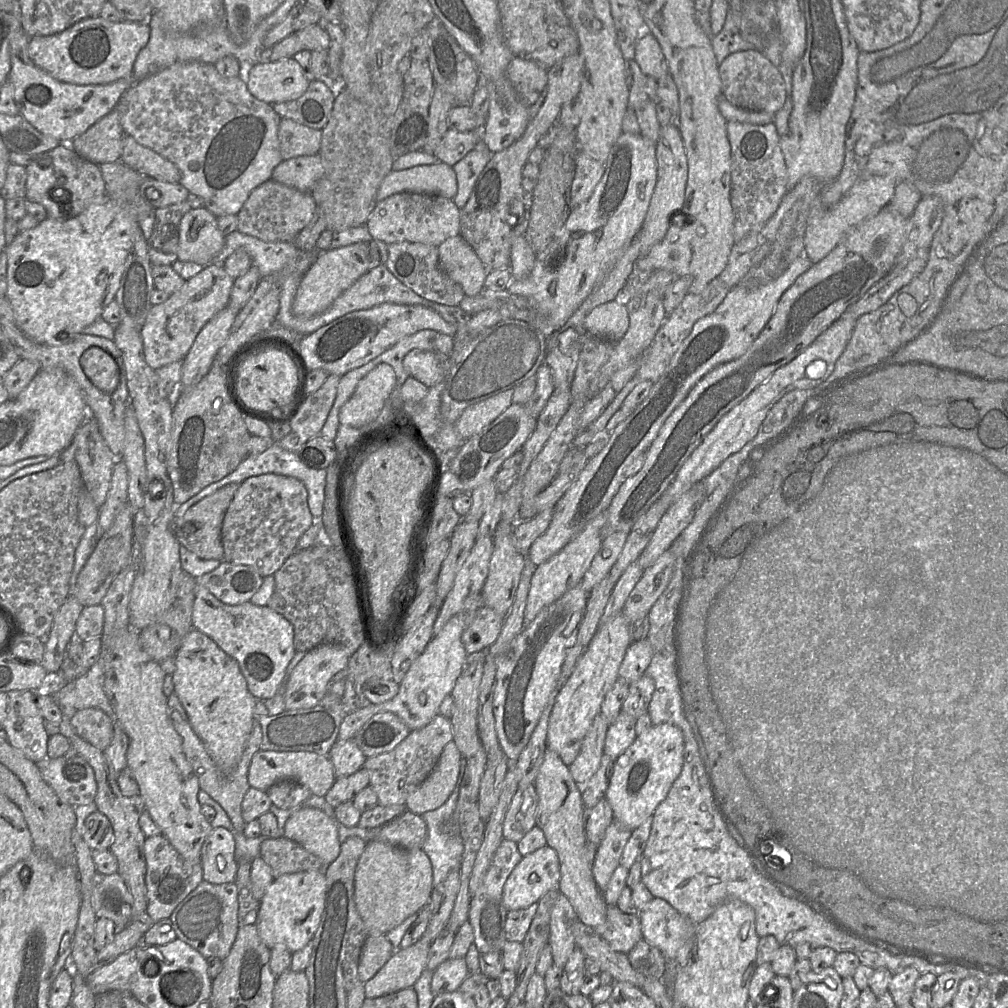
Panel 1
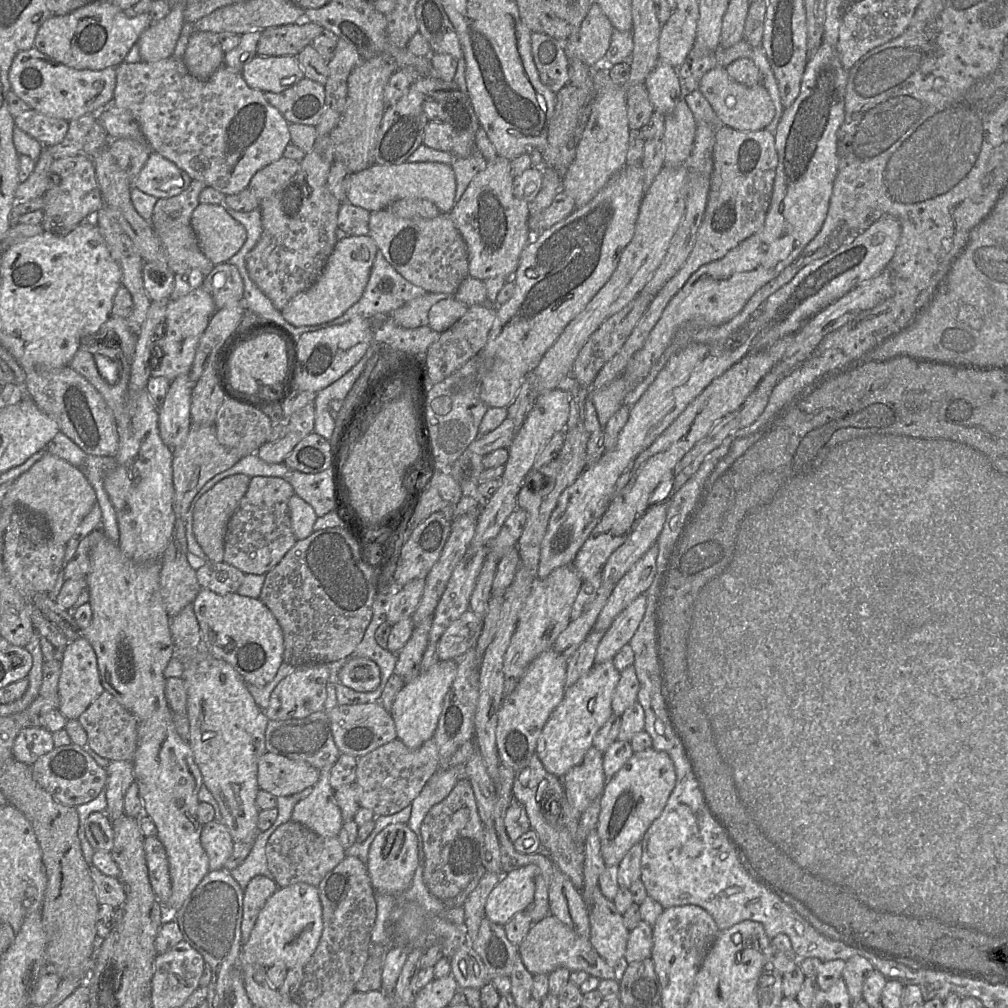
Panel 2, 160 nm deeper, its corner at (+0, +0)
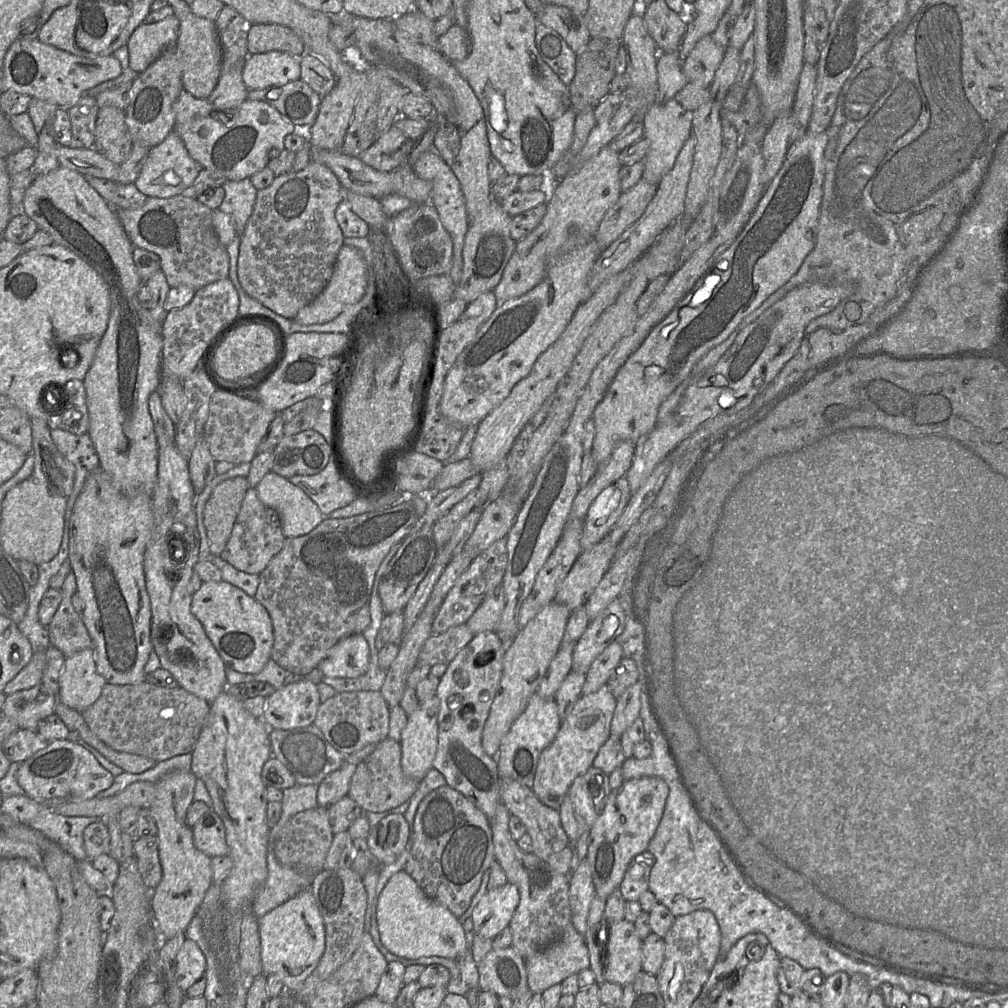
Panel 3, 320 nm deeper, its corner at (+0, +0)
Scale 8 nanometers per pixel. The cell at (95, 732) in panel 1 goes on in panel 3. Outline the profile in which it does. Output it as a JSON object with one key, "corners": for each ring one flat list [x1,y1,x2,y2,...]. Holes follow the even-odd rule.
{"corners":[[146,679,138,684,106,683,97,701,81,714,89,729,109,747,119,752,144,756,159,763,174,756,192,754,209,710,210,704,207,701,180,686,161,687]]}

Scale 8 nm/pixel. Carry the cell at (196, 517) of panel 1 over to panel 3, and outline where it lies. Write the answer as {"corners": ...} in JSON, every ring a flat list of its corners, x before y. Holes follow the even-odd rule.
{"corners":[[236,476,219,483,204,507,204,525,210,553,220,556,249,489,247,477]]}

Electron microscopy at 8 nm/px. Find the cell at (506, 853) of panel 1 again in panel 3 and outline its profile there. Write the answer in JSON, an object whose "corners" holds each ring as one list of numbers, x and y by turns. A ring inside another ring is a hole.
{"corners":[[512,947,492,948,478,964,479,989,512,1000,529,989,526,960]]}

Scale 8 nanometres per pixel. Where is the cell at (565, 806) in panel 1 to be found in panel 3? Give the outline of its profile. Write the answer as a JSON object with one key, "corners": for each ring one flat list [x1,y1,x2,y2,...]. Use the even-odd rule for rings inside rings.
{"corners":[[623,919,608,923,607,961,603,966,605,981,624,986,642,970,642,940,634,922]]}

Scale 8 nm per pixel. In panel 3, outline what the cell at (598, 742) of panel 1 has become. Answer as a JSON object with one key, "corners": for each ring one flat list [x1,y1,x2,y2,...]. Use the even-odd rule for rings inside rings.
{"corners":[[594,766,573,781,559,809,562,826,572,843,576,842,584,832,591,831,603,812,611,792,609,775],[592,783,597,785,593,789]]}

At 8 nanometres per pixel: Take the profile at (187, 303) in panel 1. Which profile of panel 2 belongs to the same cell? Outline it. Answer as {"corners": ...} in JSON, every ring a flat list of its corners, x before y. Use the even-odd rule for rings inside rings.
{"corners":[[199,287,178,300,168,300,164,333,157,339,150,358,151,377,162,376,171,382,191,370,199,340,217,311,212,296]]}

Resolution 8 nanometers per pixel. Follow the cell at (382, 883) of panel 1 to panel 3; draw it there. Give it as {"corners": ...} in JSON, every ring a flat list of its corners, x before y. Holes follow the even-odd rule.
{"corners":[[390,814,370,828,367,843,381,865,392,864,406,846,409,825,402,814]]}

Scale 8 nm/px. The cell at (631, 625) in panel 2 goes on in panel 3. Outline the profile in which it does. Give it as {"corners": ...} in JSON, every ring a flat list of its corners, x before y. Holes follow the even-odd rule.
{"corners":[[613,640,591,664,586,674,582,695,595,693,602,686,607,685,612,671,623,657,621,645]]}

